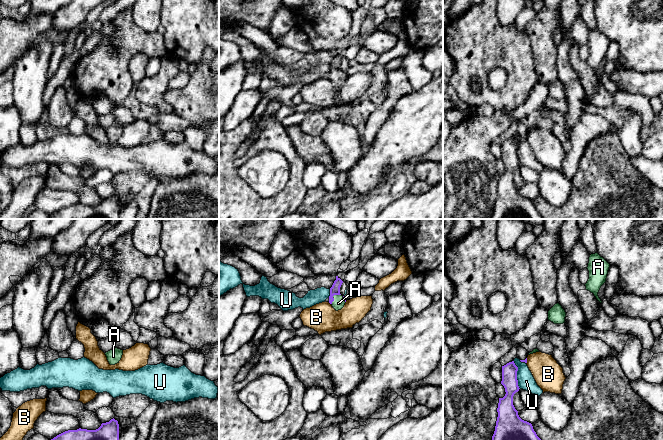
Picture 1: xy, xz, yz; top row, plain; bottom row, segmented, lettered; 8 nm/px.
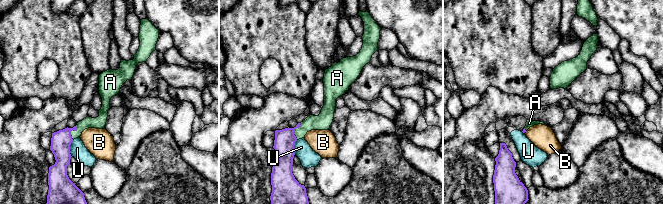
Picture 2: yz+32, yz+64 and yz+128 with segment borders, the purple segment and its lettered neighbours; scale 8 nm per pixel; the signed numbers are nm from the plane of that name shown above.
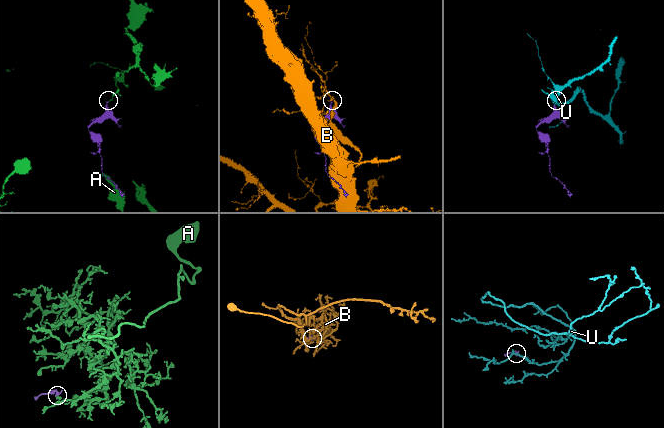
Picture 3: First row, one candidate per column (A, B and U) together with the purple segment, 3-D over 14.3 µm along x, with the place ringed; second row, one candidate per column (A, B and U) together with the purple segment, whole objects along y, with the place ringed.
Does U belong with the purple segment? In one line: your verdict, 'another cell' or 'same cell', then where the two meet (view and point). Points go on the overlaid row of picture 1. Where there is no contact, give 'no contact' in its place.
another cell; meets purple in yz at (516, 374)

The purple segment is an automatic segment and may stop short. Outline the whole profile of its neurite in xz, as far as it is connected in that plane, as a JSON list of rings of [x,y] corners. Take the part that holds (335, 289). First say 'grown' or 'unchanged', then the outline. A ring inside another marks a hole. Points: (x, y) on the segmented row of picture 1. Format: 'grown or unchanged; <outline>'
grown; [[[336,276],[336,280],[330,288],[329,303],[336,311],[341,310],[346,303],[345,297],[340,294],[340,287],[342,283],[343,281]]]

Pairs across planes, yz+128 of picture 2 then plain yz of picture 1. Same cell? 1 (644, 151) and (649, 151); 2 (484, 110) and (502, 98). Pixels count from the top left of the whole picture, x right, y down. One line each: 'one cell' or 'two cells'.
1: two cells
2: two cells

